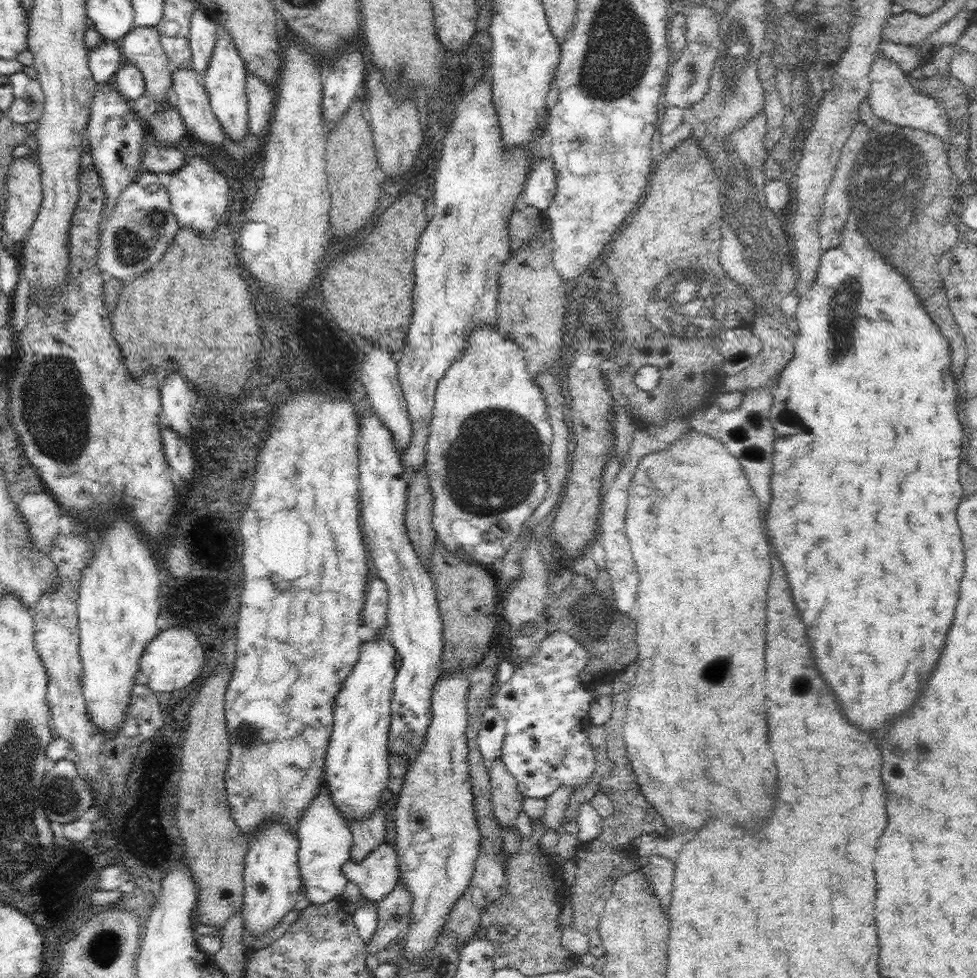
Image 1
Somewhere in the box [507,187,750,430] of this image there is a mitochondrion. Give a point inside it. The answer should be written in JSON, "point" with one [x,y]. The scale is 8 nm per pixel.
{"point":[692,306]}

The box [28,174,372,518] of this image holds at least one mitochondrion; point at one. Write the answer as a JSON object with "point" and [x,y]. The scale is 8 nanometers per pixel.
{"point":[134,240]}

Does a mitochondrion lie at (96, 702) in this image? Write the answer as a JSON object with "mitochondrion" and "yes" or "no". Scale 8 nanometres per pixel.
{"mitochondrion":"no"}

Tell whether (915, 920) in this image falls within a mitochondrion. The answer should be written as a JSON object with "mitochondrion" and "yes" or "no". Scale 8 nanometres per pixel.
{"mitochondrion":"no"}

